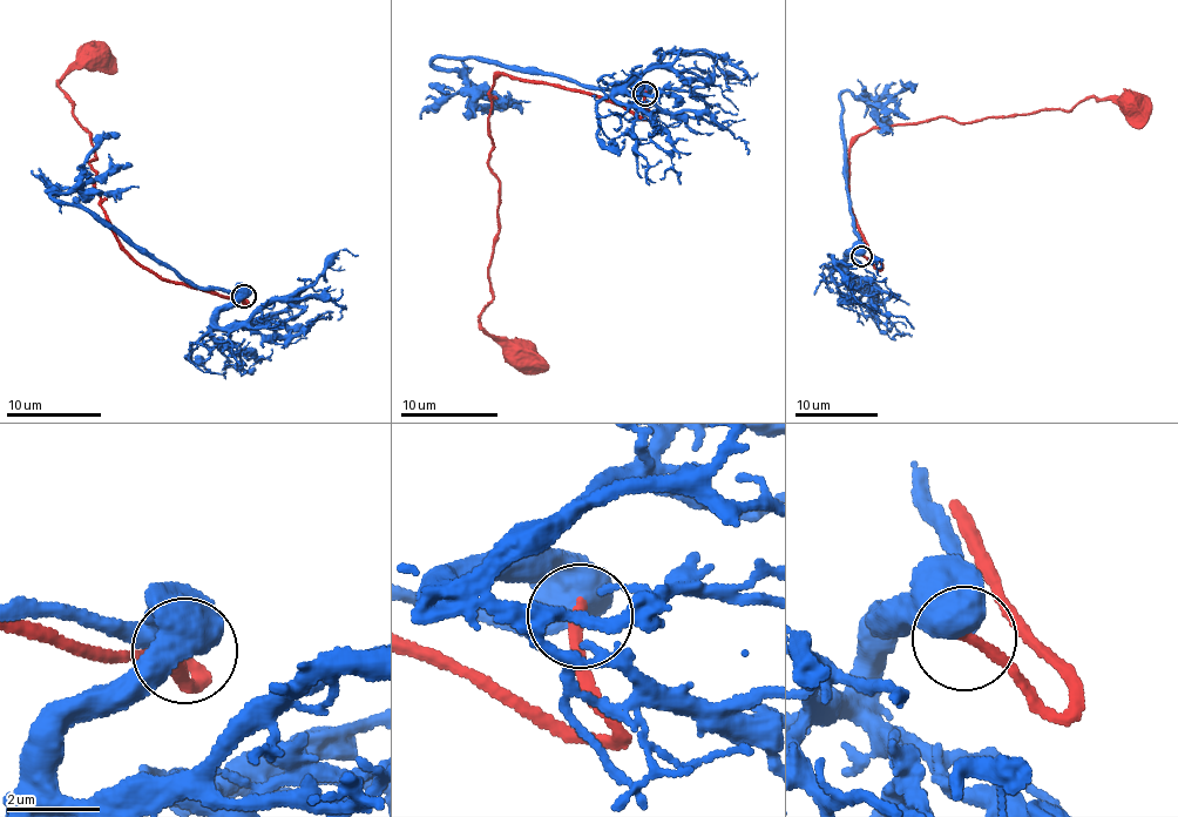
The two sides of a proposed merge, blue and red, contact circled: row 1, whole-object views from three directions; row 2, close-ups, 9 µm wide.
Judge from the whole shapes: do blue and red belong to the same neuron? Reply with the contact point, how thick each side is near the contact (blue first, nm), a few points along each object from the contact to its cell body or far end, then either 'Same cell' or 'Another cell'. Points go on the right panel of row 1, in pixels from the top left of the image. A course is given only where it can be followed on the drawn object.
Place: (861, 256). Thickness 600 nm (blue) against 260 nm. Course of blue: (862, 254), (854, 224), (839, 98), (845, 90), (872, 103), (885, 102), (911, 86), (914, 89). Course of red: (862, 256), (878, 268), (850, 204), (848, 152), (862, 134), (1072, 110), (1084, 99), (1132, 102). Same cell

